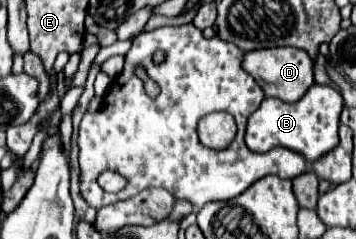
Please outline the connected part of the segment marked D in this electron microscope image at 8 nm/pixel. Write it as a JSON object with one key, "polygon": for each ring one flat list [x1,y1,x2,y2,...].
{"polygon":[[273,47,273,49,257,49,245,53,243,69,261,85,265,97,279,97,289,103,299,101,303,93,315,83,313,59,303,49,295,47]]}

